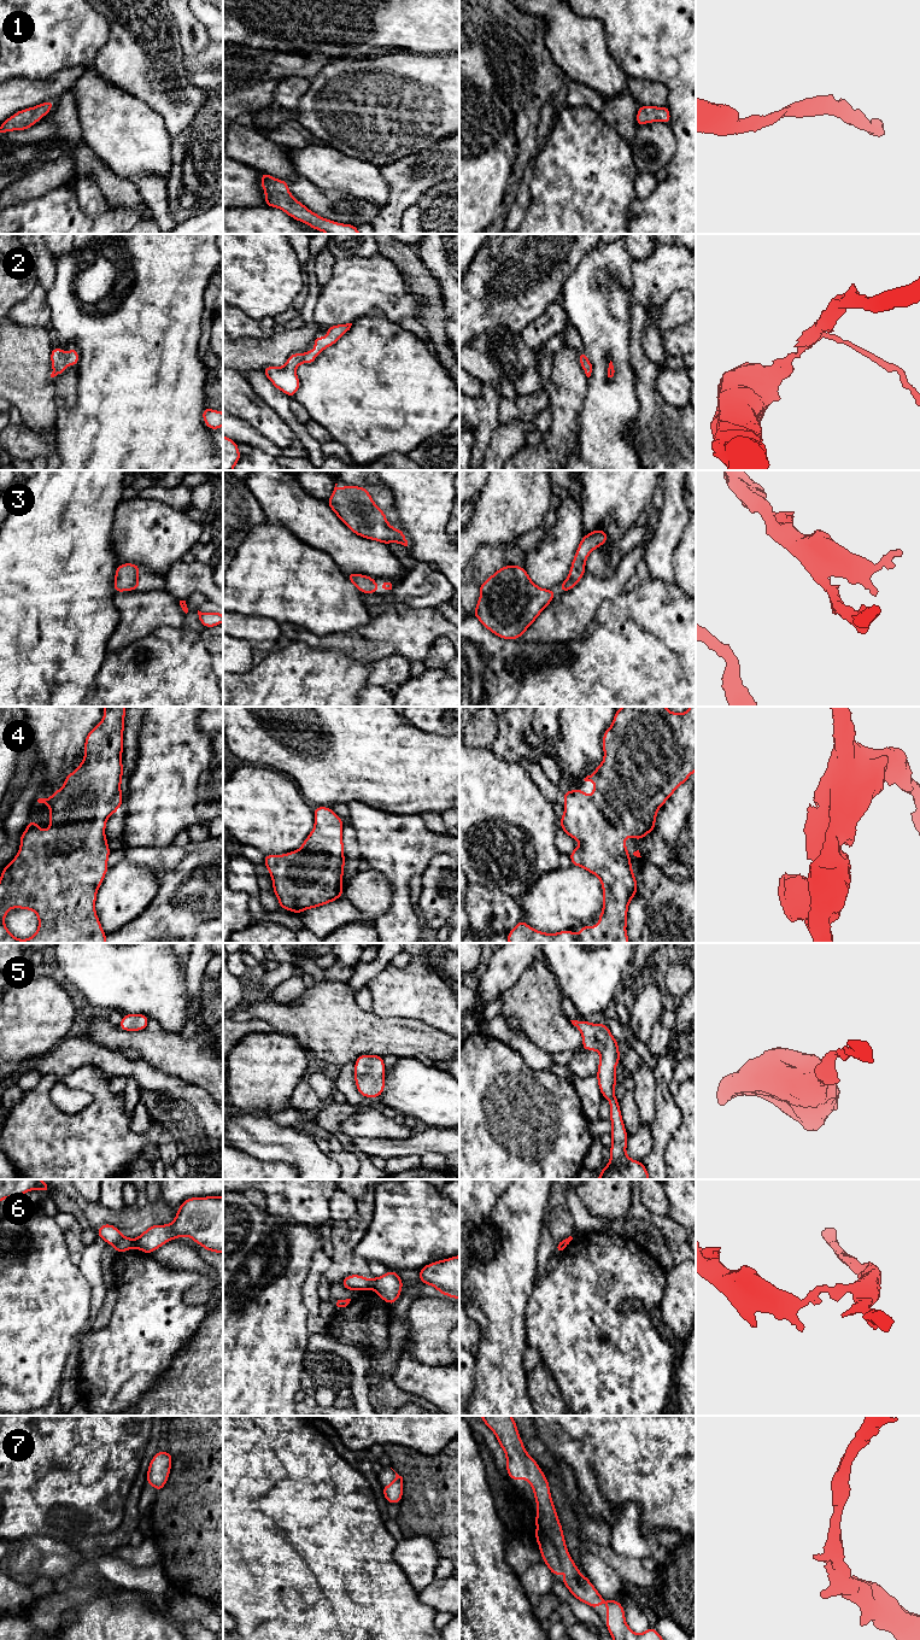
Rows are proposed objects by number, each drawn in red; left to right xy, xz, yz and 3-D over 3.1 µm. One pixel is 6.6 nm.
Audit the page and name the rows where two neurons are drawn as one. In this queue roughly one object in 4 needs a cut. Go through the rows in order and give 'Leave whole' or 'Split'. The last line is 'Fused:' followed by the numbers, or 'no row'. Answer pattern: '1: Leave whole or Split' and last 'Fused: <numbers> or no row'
1: Leave whole
2: Leave whole
3: Leave whole
4: Leave whole
5: Leave whole
6: Split
7: Leave whole
Fused: 6

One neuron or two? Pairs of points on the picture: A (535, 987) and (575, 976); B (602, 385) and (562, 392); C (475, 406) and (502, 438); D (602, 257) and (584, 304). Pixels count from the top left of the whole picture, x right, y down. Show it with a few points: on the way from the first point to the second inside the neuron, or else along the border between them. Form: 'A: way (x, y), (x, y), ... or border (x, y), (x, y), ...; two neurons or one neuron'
A: border (541, 956), (562, 993); two neurons
B: border (589, 378), (582, 410), (579, 414); two neurons
C: border (499, 425), (491, 441), (485, 447), (484, 455); two neurons
D: way (596, 269), (592, 276), (592, 292); one neuron

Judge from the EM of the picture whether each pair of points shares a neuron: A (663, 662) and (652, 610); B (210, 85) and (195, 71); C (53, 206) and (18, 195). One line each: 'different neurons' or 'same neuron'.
A: same neuron
B: same neuron
C: different neurons

